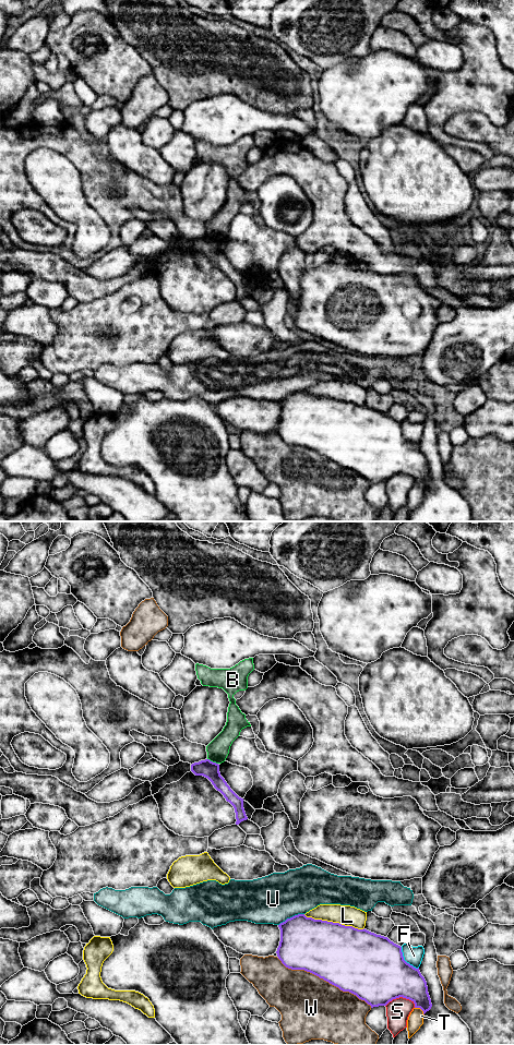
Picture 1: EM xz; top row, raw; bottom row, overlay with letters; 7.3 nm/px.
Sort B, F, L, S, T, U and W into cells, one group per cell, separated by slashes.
B / F / L / S / T / U / W

